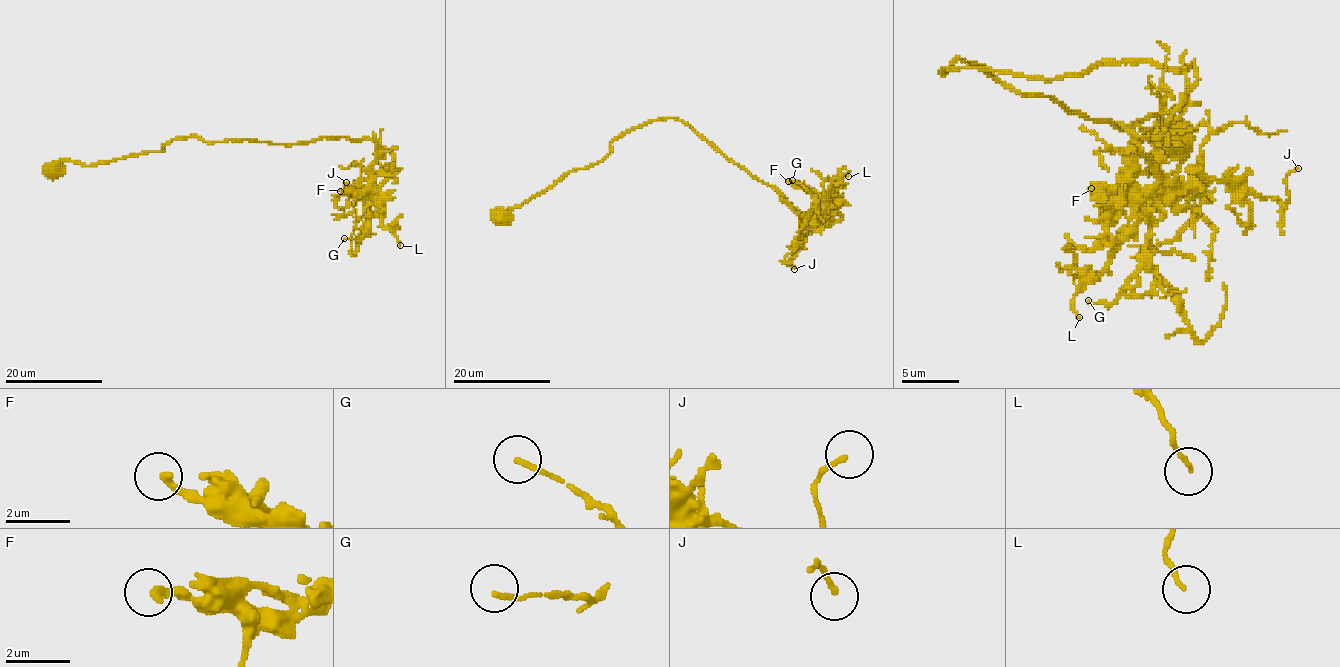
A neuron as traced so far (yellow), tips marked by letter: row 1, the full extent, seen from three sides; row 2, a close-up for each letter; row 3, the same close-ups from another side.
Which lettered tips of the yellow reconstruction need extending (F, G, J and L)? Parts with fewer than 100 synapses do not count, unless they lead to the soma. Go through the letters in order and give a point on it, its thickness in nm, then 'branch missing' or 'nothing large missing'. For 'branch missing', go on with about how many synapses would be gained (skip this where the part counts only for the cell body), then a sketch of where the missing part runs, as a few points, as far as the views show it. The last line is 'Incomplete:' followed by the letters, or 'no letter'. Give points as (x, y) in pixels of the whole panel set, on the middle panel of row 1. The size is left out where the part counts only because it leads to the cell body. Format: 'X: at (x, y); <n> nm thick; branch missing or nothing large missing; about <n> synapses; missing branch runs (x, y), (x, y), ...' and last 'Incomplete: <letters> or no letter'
F: at (788, 181); 260 nm thick; nothing large missing
G: at (792, 180); 140 nm thick; nothing large missing
J: at (794, 269); 140 nm thick; nothing large missing
L: at (848, 176); 110 nm thick; nothing large missing
Incomplete: no letter

